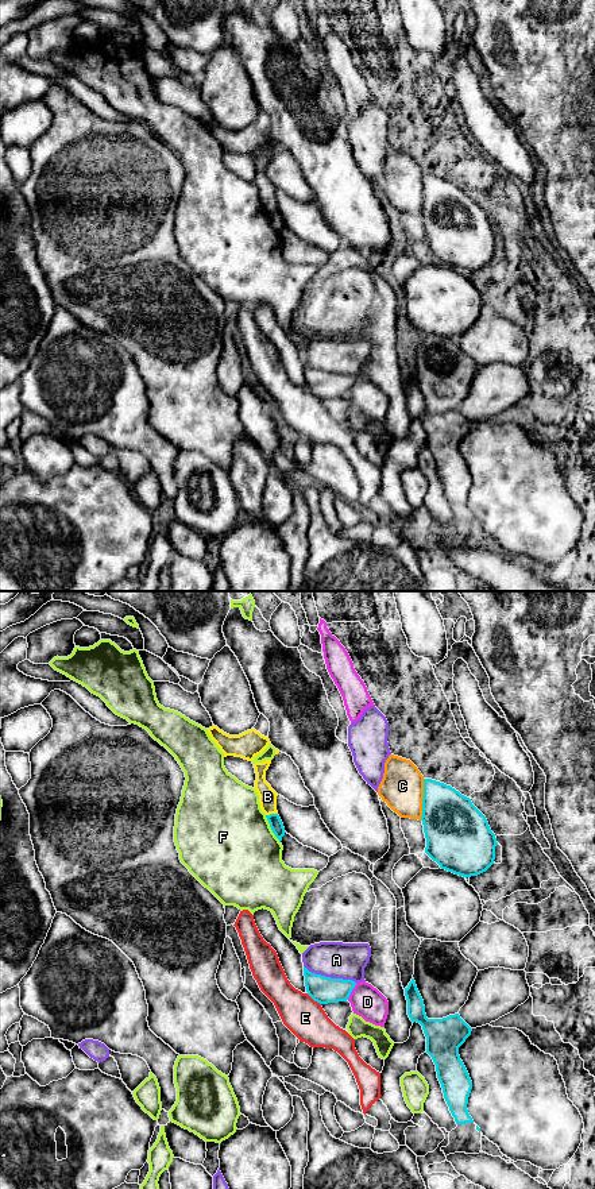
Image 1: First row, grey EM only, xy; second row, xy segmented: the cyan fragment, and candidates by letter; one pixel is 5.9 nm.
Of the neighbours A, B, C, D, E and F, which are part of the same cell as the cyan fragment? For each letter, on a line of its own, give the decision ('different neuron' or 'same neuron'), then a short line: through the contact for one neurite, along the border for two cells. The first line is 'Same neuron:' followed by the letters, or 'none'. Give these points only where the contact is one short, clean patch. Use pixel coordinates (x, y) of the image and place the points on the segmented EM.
Same neuron: B
A: different neuron
B: same neuron
C: different neuron
D: different neuron
E: different neuron
F: different neuron

